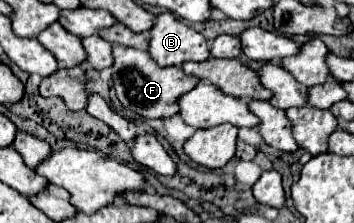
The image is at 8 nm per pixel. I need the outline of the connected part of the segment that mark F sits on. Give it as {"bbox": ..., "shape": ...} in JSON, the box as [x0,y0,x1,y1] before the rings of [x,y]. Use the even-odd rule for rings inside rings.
{"bbox":[112,46,198,118],"shape":[[[114,46],[112,60],[114,60],[112,86],[116,90],[116,96],[124,108],[128,108],[130,112],[134,112],[138,116],[146,116],[146,118],[174,116],[178,112],[176,98],[182,96],[184,92],[188,92],[190,88],[194,88],[198,82],[198,78],[184,74],[182,68],[178,68],[178,66],[168,66],[168,68],[158,66],[144,50]]]}

